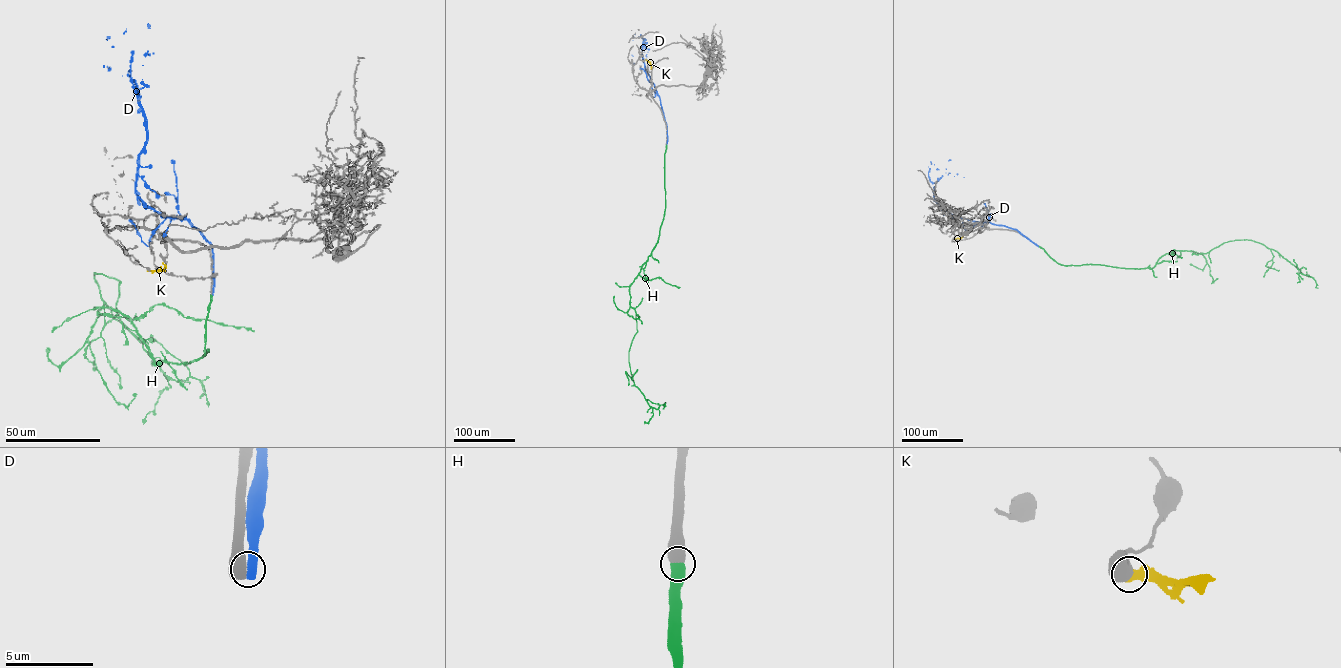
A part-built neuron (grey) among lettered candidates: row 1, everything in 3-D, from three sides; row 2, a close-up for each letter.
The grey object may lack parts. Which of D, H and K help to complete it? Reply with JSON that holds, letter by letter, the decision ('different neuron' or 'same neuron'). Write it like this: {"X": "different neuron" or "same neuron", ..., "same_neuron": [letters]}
{"D": "different neuron", "H": "same neuron", "K": "different neuron", "same_neuron": ["H"]}

